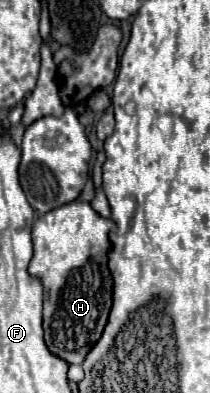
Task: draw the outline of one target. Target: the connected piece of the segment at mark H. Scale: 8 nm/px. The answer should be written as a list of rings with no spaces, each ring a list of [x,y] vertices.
[[[73,200],[47,214],[33,224],[33,260],[29,272],[41,278],[45,288],[43,328],[47,348],[69,364],[81,364],[109,318],[113,304],[113,278],[109,272],[109,230],[111,218],[103,218],[89,202]]]

